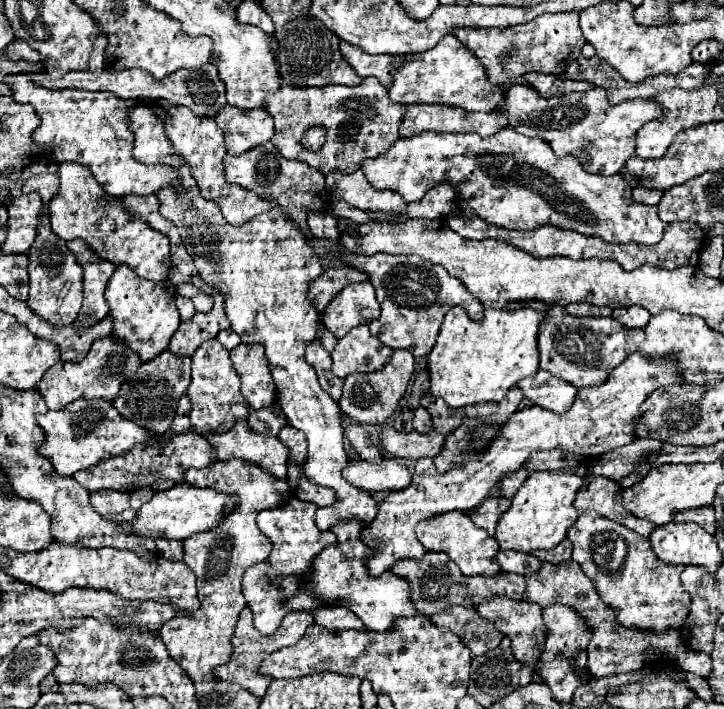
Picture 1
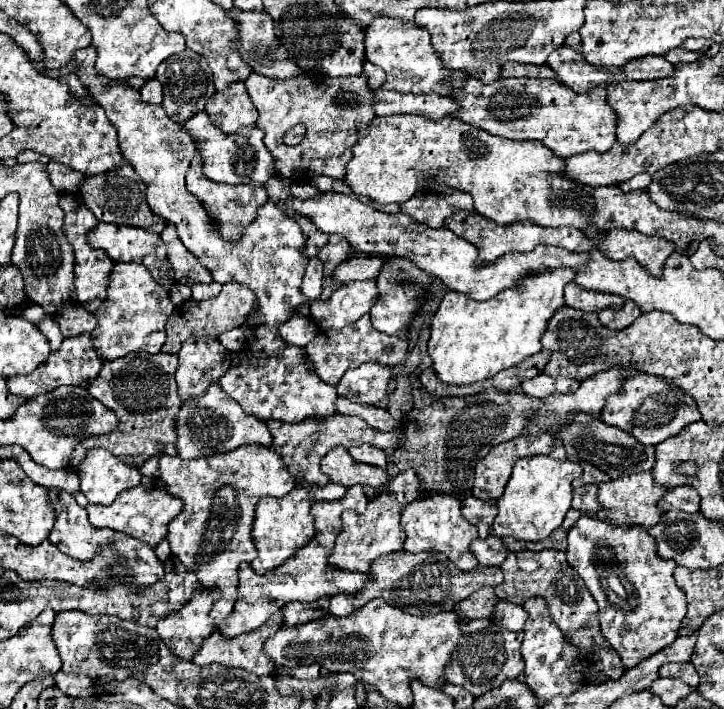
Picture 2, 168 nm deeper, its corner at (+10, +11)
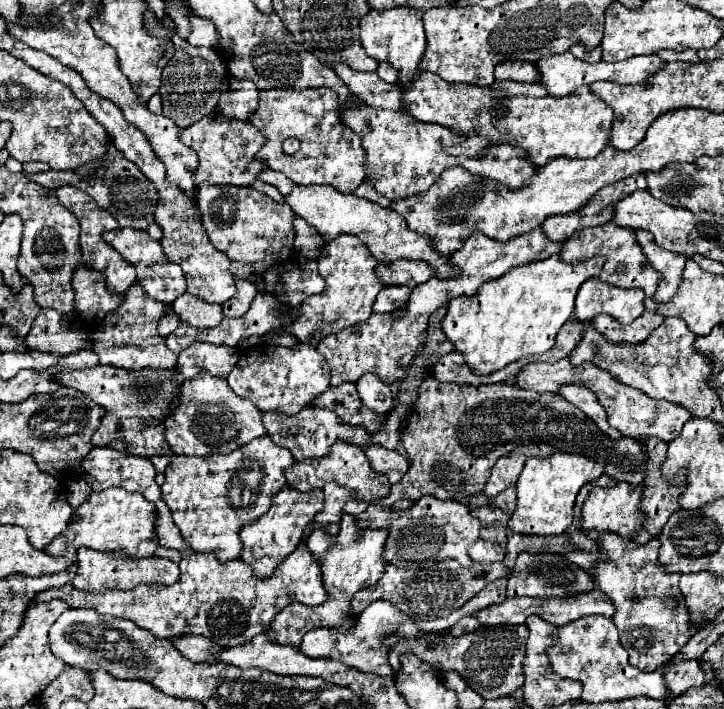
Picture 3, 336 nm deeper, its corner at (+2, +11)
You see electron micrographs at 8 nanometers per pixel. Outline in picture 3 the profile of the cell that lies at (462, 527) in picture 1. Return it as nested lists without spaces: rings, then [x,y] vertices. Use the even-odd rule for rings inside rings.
[[[424,495],[420,497],[410,509],[390,513],[384,505],[370,505],[362,515],[356,517],[360,527],[370,529],[388,529],[388,541],[386,541],[386,553],[384,559],[398,567],[408,567],[412,561],[442,561],[442,559],[456,559],[462,567],[472,567],[472,559],[468,555],[468,549],[478,541],[480,533],[480,521],[476,517],[470,517],[470,511],[466,505],[458,501],[440,501],[436,497]]]

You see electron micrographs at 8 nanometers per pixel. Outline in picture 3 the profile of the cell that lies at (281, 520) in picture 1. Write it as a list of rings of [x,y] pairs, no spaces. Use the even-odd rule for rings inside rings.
[[[286,487],[274,495],[270,509],[258,521],[242,527],[242,531],[240,531],[240,539],[244,543],[242,561],[246,561],[254,569],[256,577],[260,577],[260,579],[270,577],[274,573],[274,569],[286,559],[286,555],[290,555],[294,551],[294,545],[298,545],[298,541],[302,539],[306,525],[323,508],[322,503],[324,503],[322,489],[302,493],[292,487]]]

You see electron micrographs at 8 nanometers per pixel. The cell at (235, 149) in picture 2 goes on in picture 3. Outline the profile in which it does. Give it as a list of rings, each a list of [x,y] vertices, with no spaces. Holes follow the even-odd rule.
[[[214,111],[206,115],[202,121],[190,125],[180,133],[182,143],[192,147],[198,153],[198,169],[194,173],[194,183],[200,185],[202,181],[210,185],[250,185],[268,169],[268,165],[260,159],[250,159],[250,149],[262,145],[264,137],[254,125],[243,121],[218,121],[222,113]],[[256,141],[260,143],[256,145]]]

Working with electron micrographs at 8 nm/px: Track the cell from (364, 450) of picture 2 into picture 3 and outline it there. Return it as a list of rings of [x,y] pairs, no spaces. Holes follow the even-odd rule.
[[[372,445],[366,449],[366,457],[372,469],[376,469],[378,473],[384,473],[390,483],[398,483],[402,475],[408,471],[408,459],[398,451],[392,451],[386,447]]]

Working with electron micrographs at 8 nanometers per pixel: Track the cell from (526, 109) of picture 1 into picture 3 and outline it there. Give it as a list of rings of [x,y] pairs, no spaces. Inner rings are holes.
[[[422,73],[414,85],[404,87],[406,89],[406,101],[410,101],[410,115],[414,115],[420,121],[438,123],[444,127],[450,127],[458,133],[466,133],[466,141],[462,143],[466,155],[480,153],[486,149],[486,145],[496,143],[510,143],[510,145],[522,145],[530,161],[534,165],[546,165],[554,157],[596,157],[602,153],[602,149],[610,141],[610,129],[612,129],[612,109],[596,95],[590,93],[590,87],[576,89],[570,97],[552,97],[544,83],[518,83],[518,81],[494,81],[488,87],[478,85],[466,85],[466,83],[448,83],[442,77],[436,77],[434,73]]]

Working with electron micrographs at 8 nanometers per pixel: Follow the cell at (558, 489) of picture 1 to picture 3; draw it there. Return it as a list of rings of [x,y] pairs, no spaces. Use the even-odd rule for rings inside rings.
[[[570,453],[550,457],[528,457],[522,475],[516,481],[516,509],[508,519],[508,529],[532,535],[560,535],[572,523],[572,509],[580,487],[604,473],[594,459]]]

